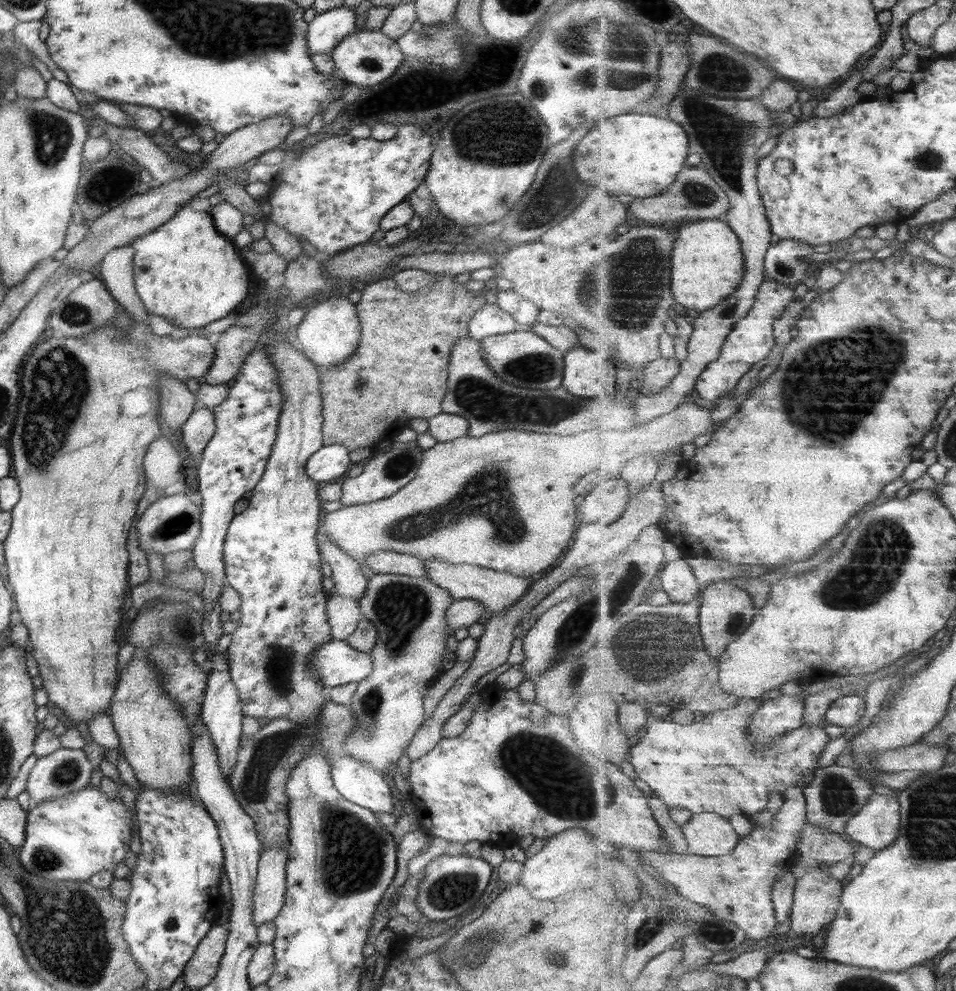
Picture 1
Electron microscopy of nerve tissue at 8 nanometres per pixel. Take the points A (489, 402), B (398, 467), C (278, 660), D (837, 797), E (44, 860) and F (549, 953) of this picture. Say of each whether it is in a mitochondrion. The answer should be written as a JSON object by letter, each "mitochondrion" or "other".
{"A":"mitochondrion","B":"mitochondrion","C":"mitochondrion","D":"mitochondrion","E":"mitochondrion","F":"mitochondrion"}

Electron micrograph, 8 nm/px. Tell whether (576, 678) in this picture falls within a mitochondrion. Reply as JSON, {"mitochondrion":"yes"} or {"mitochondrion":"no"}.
{"mitochondrion":"yes"}

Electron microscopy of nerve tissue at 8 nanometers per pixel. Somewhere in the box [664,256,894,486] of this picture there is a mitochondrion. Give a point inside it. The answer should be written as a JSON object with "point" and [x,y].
{"point":[784,268]}

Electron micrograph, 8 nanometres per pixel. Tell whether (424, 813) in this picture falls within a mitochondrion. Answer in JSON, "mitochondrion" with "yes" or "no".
{"mitochondrion":"no"}

